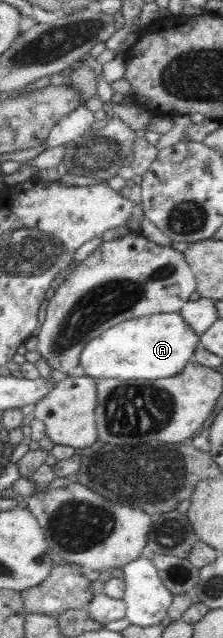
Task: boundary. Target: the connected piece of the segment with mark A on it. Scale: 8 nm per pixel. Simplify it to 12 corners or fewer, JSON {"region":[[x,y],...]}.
{"region":[[178,312],[120,322],[89,341],[81,372],[157,381],[193,362]]}

